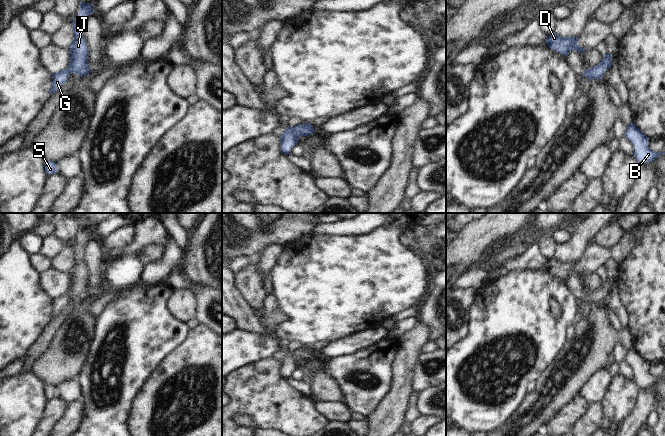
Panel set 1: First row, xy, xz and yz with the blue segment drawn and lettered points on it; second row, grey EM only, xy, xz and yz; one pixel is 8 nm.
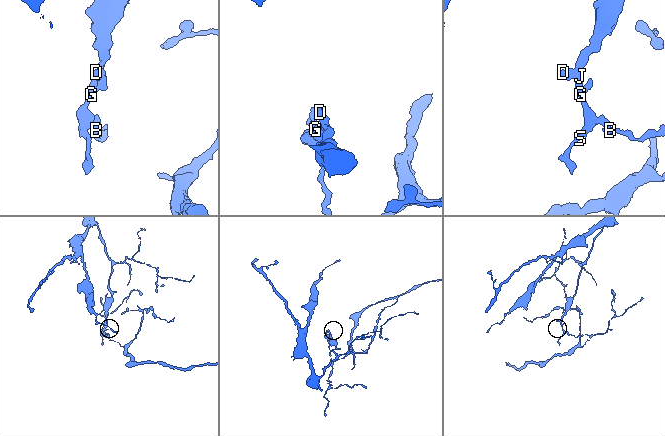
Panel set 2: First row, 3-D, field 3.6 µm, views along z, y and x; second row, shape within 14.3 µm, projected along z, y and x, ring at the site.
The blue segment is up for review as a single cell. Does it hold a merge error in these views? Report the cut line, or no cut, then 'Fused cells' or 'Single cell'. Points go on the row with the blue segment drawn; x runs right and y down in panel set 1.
Split along xz (291, 128), (298, 137). Fused cells.

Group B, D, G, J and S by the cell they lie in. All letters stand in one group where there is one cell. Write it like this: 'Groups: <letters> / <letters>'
Groups: B G S / D J.

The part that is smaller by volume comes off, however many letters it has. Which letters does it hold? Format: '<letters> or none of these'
B, G, S

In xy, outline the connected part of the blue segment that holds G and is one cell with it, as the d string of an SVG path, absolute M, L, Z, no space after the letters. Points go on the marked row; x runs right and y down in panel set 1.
M64 69L60 72L56 72L52 74L53 81L52 81L52 87L50 90L50 95L52 95L54 92L59 90L59 88L66 83L68 77L69 77L69 71L68 69Z

